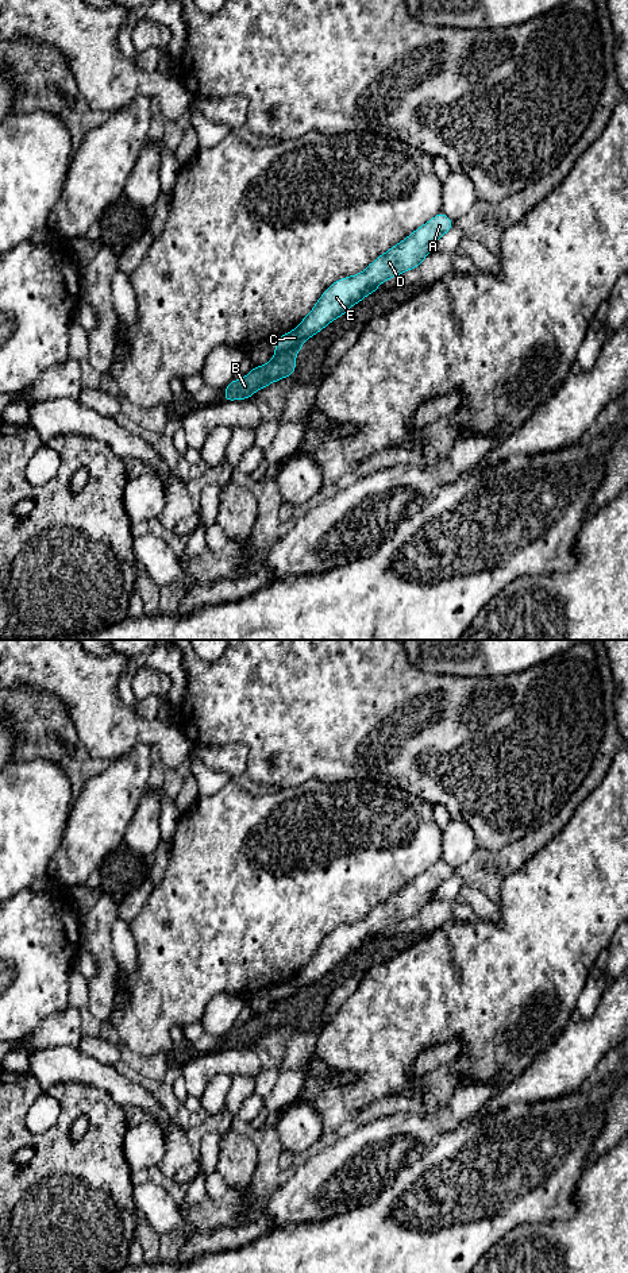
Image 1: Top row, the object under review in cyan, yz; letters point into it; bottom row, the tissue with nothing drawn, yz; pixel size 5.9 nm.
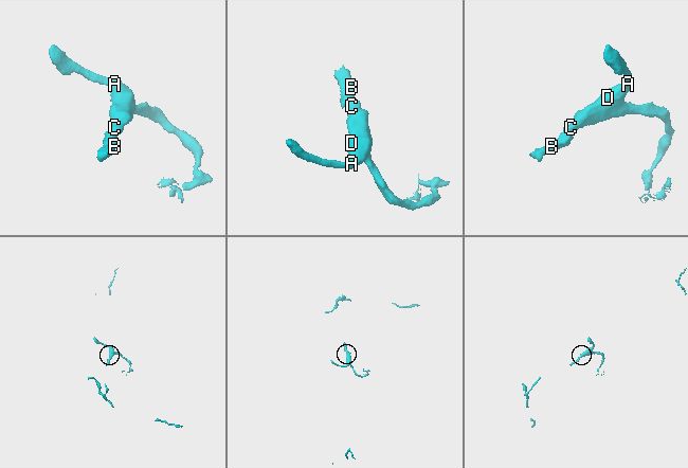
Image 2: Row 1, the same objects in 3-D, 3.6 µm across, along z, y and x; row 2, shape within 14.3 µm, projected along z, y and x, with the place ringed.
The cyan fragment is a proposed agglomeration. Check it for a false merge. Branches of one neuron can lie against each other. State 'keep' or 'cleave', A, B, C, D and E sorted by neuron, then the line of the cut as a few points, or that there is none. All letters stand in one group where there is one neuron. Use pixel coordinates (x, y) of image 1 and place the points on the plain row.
cleave; groups A C D E / B; cut yz (276, 995), (291, 998), (295, 1002)

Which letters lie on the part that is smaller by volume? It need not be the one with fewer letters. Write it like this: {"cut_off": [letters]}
{"cut_off": ["B"]}

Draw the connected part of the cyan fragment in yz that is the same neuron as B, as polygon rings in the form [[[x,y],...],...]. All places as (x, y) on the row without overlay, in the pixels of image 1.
[[[276,996],[269,1011],[253,1015],[246,1025],[232,1027],[223,1037],[224,1049],[248,1048],[255,1039],[294,1022],[296,1014],[296,1002],[293,999]]]

